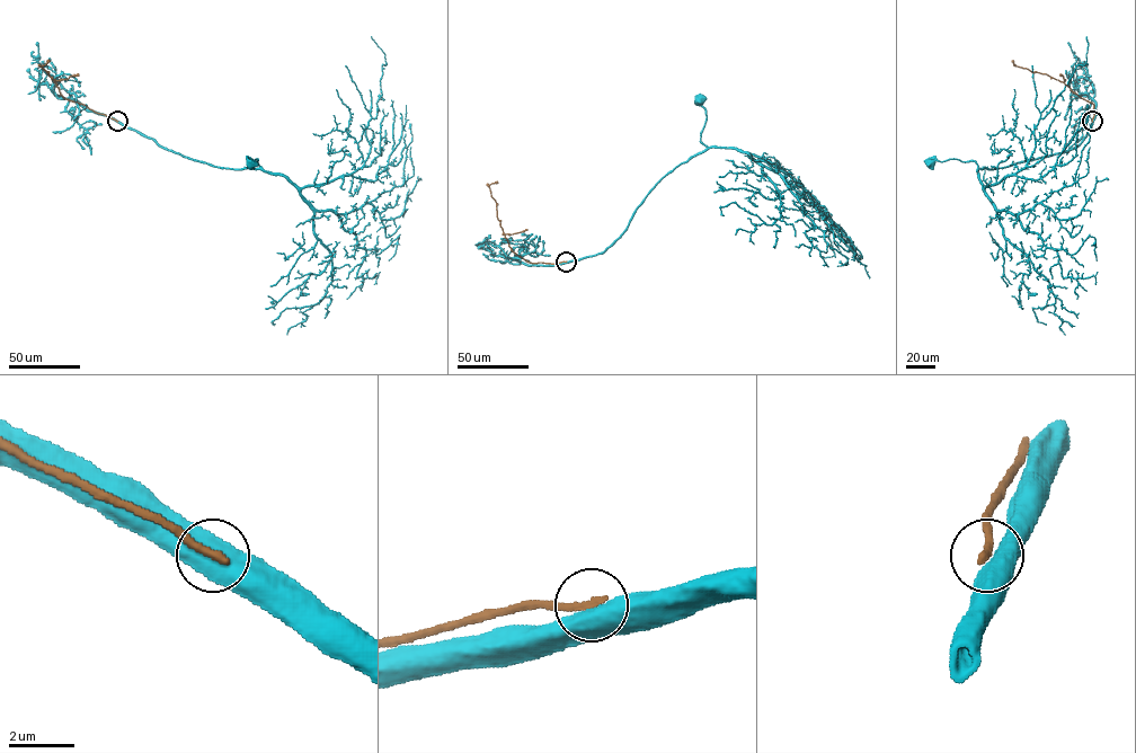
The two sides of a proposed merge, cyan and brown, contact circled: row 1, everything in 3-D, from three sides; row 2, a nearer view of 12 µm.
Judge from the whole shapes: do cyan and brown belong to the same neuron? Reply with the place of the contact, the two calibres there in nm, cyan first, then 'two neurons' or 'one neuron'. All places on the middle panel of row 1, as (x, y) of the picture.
place (566, 262); calibres 600 and 280 nm; two neurons

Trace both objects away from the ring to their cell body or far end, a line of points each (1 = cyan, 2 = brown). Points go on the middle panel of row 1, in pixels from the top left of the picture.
1: (566, 262), (602, 254), (624, 230), (636, 209), (664, 177), (709, 147), (700, 141), (706, 117), (700, 99)
2: (566, 262), (533, 263), (512, 250), (489, 185), (497, 182)

